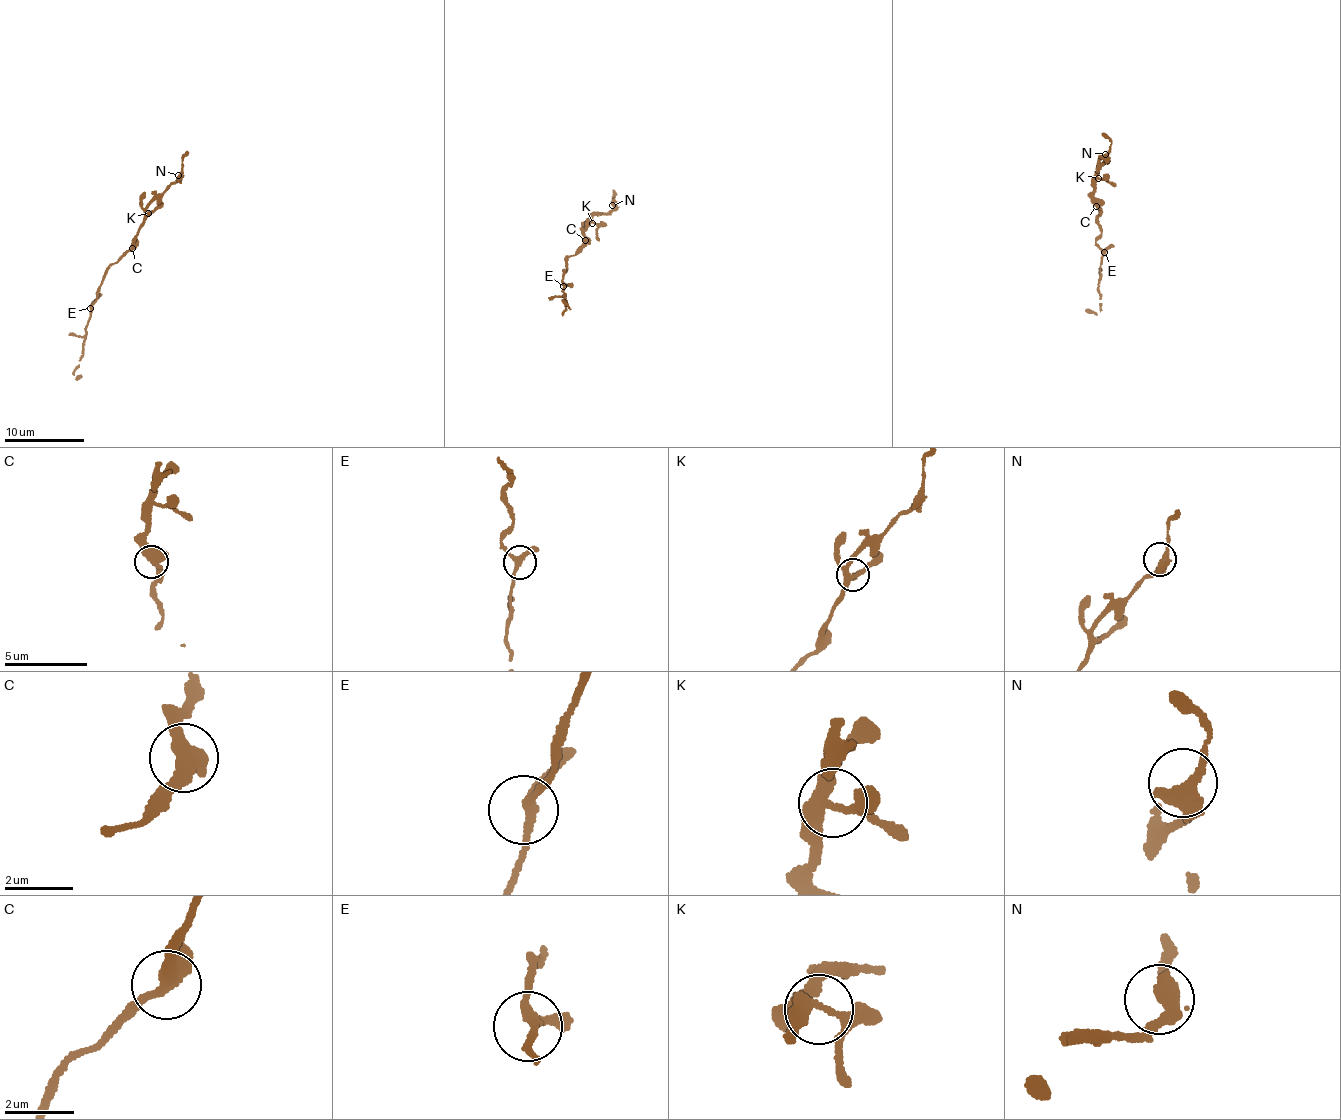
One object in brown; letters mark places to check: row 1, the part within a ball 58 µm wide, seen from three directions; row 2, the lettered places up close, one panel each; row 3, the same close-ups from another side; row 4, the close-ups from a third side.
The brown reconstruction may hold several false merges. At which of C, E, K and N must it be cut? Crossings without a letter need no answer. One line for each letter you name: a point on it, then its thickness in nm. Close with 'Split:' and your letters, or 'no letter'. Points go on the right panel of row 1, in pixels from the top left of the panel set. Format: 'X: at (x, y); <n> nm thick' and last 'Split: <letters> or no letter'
Split: no letter

